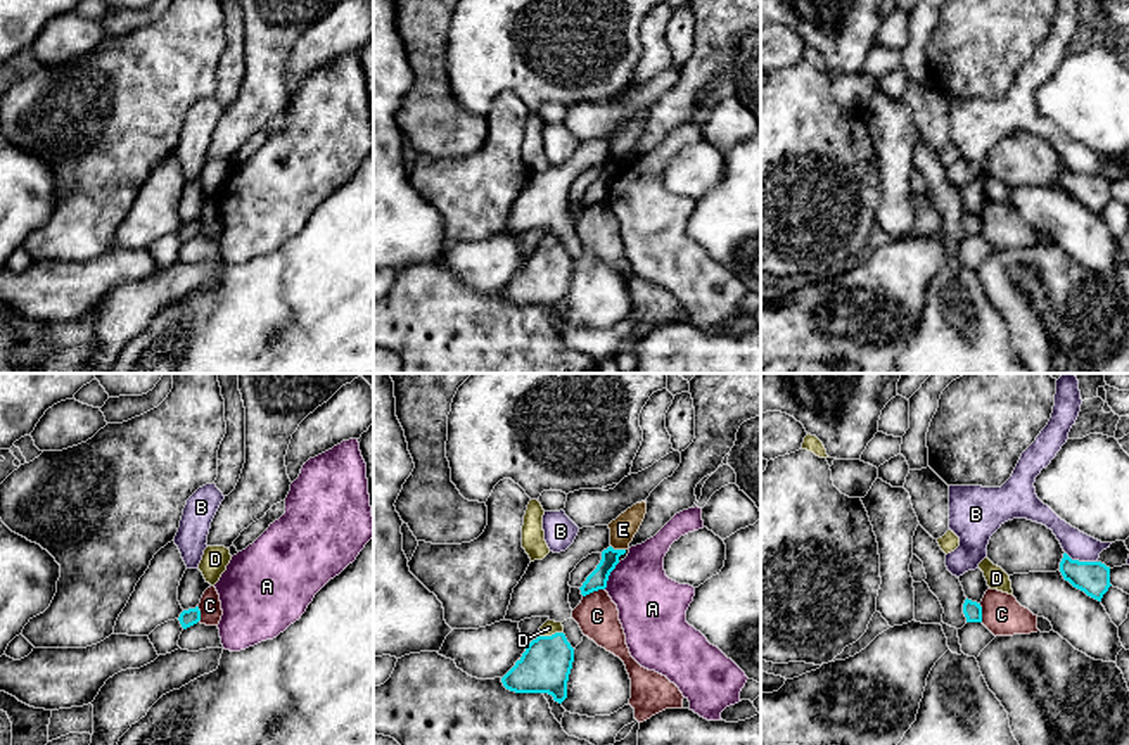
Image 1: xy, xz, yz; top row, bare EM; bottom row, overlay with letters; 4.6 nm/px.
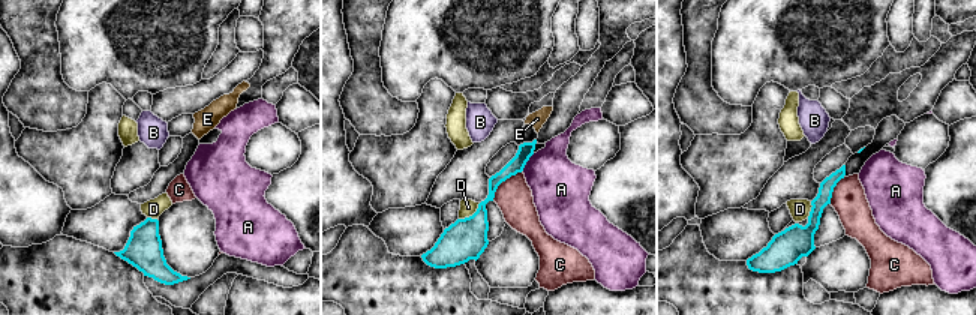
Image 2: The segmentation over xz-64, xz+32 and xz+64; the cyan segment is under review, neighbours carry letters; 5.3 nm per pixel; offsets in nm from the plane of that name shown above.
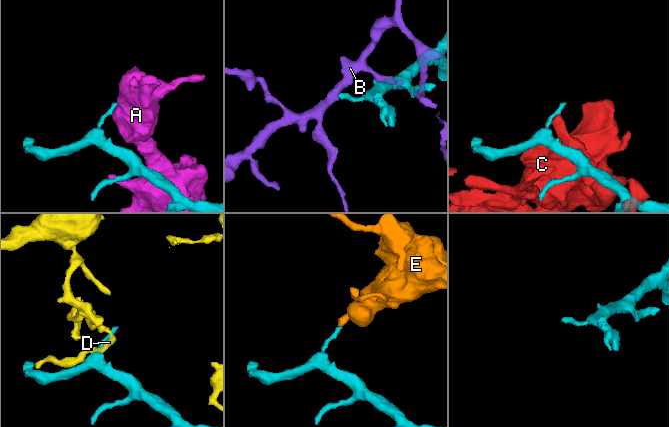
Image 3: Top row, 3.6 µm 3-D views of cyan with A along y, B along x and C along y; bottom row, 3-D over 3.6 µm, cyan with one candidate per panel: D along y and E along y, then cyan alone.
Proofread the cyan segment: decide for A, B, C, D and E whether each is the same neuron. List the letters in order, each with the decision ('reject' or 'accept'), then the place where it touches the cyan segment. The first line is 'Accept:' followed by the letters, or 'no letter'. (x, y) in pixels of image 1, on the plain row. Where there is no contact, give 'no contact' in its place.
Accept: no letter
A: reject; contact xz (609, 187)
B: reject; contact yz (1081, 175)
C: reject; contact xz (593, 203)
D: reject; contact xz (552, 248)
E: reject; contact xz (618, 163)

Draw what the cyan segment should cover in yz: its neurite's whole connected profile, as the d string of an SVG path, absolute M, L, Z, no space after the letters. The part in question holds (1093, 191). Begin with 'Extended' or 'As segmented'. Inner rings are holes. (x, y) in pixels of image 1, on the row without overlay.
As segmented. M1063 166L1060 185L1074 201L1098 214L1101 214L1103 207L1112 199L1110 180L1101 175L1079 175Z

